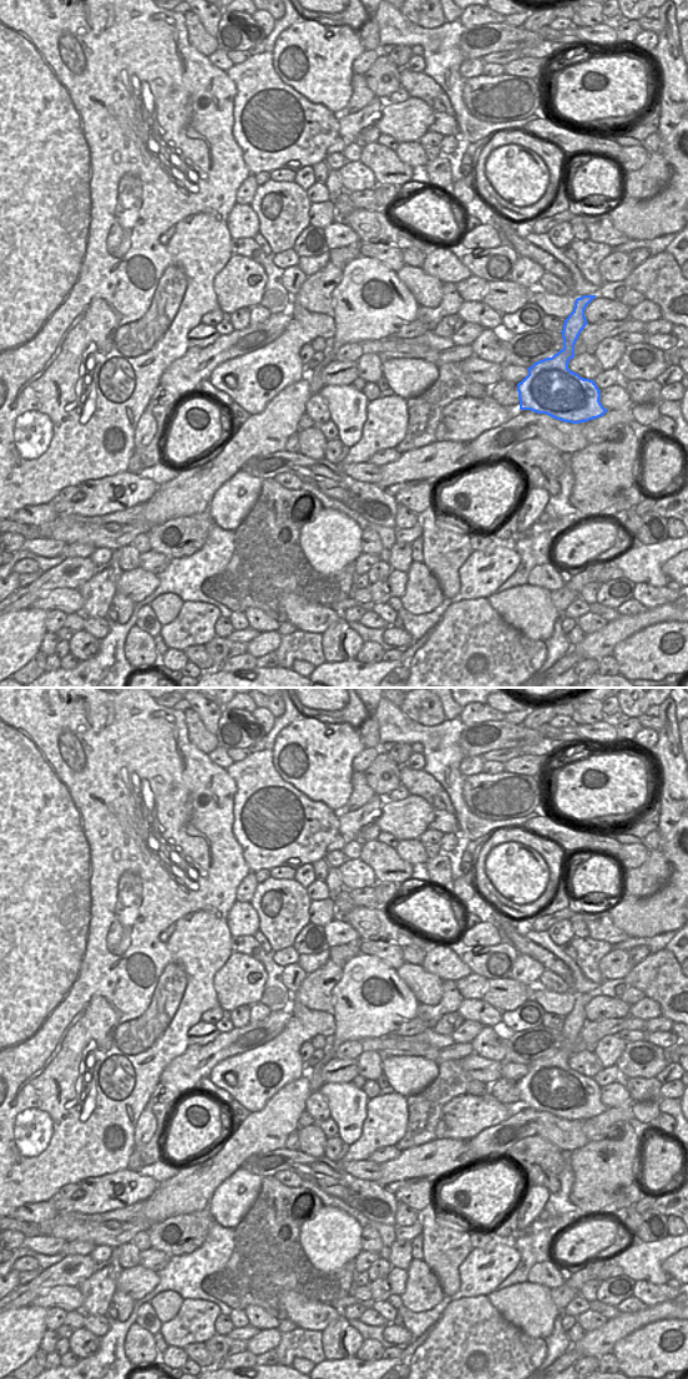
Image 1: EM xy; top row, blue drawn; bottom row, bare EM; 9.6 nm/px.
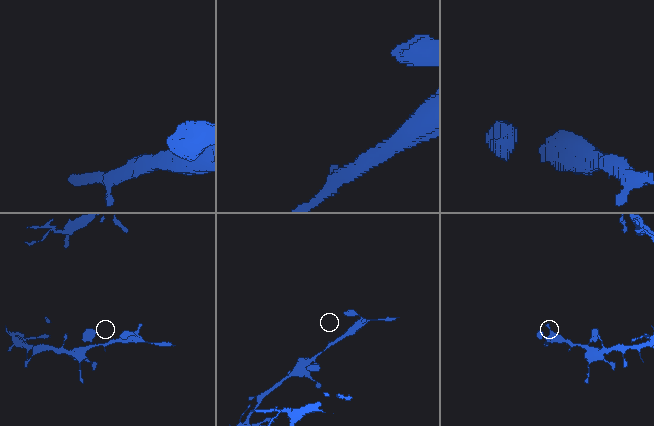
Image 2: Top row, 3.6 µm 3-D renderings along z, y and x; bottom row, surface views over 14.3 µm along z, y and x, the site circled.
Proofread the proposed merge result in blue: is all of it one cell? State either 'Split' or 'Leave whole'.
Leave whole

